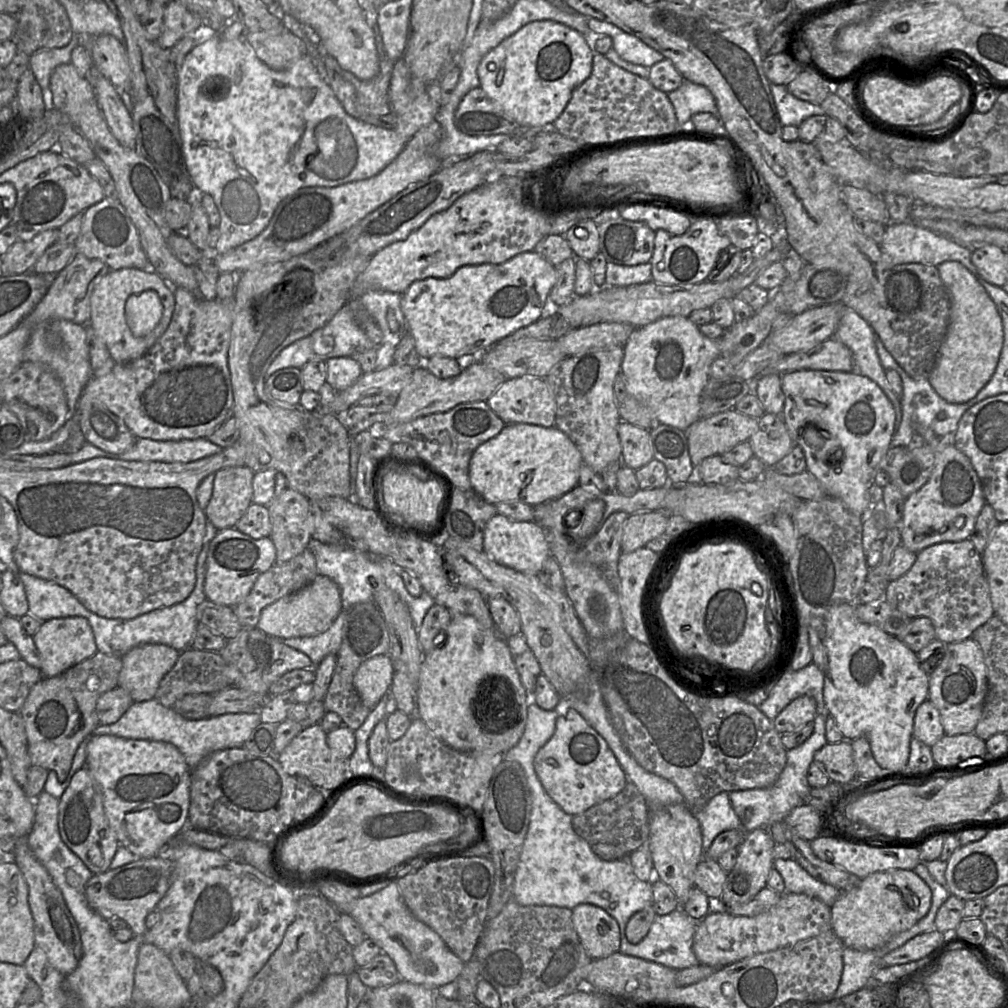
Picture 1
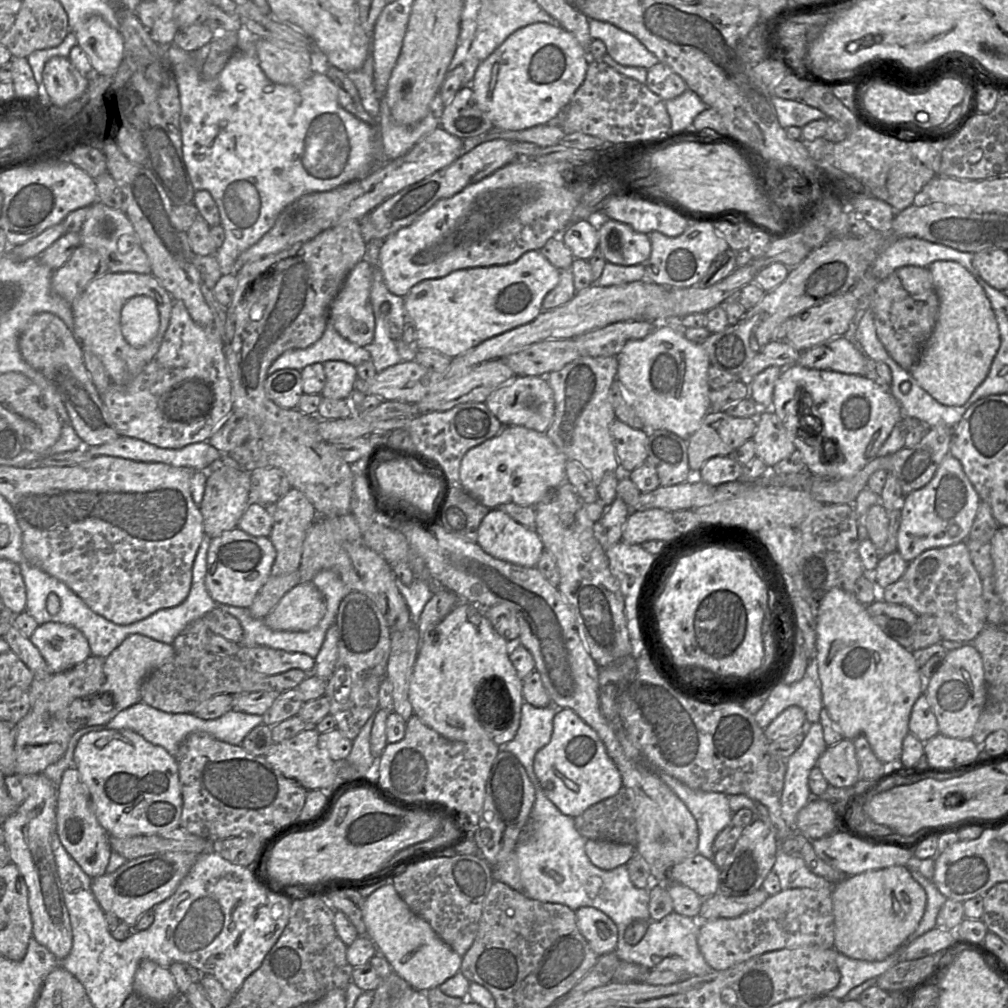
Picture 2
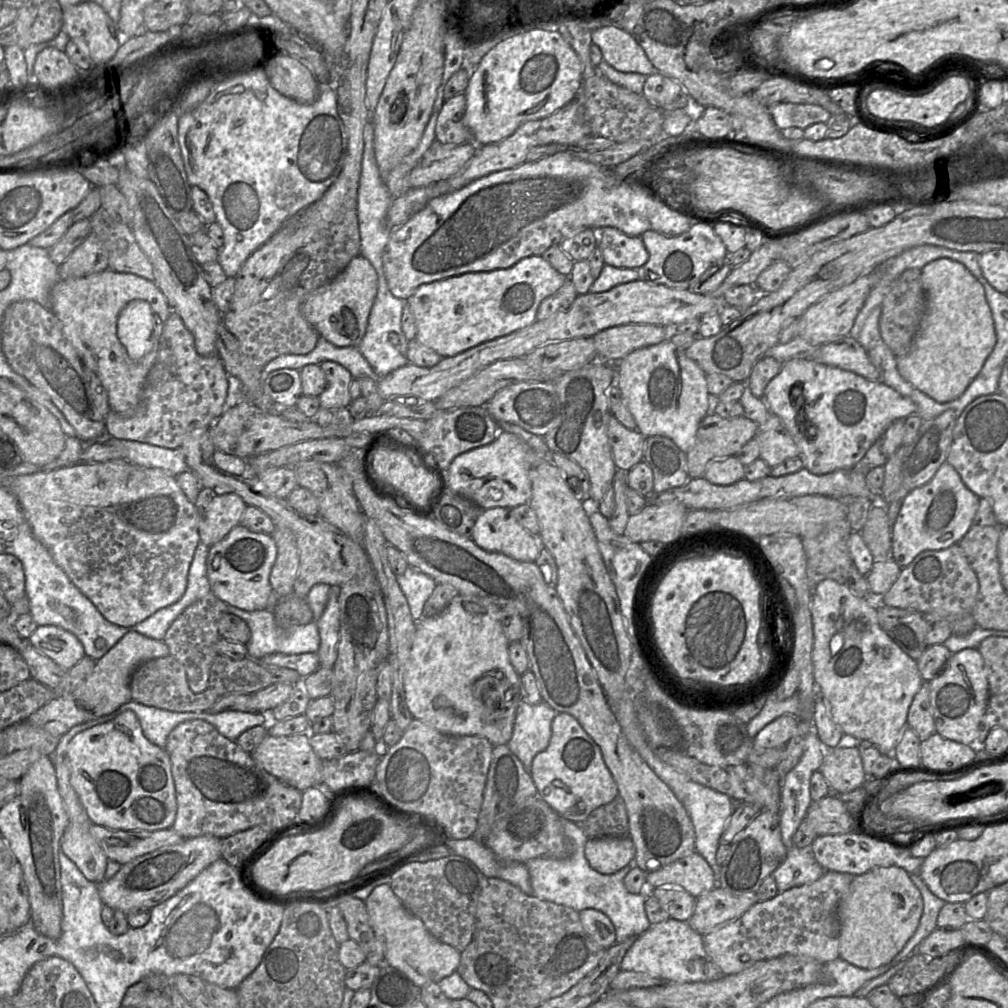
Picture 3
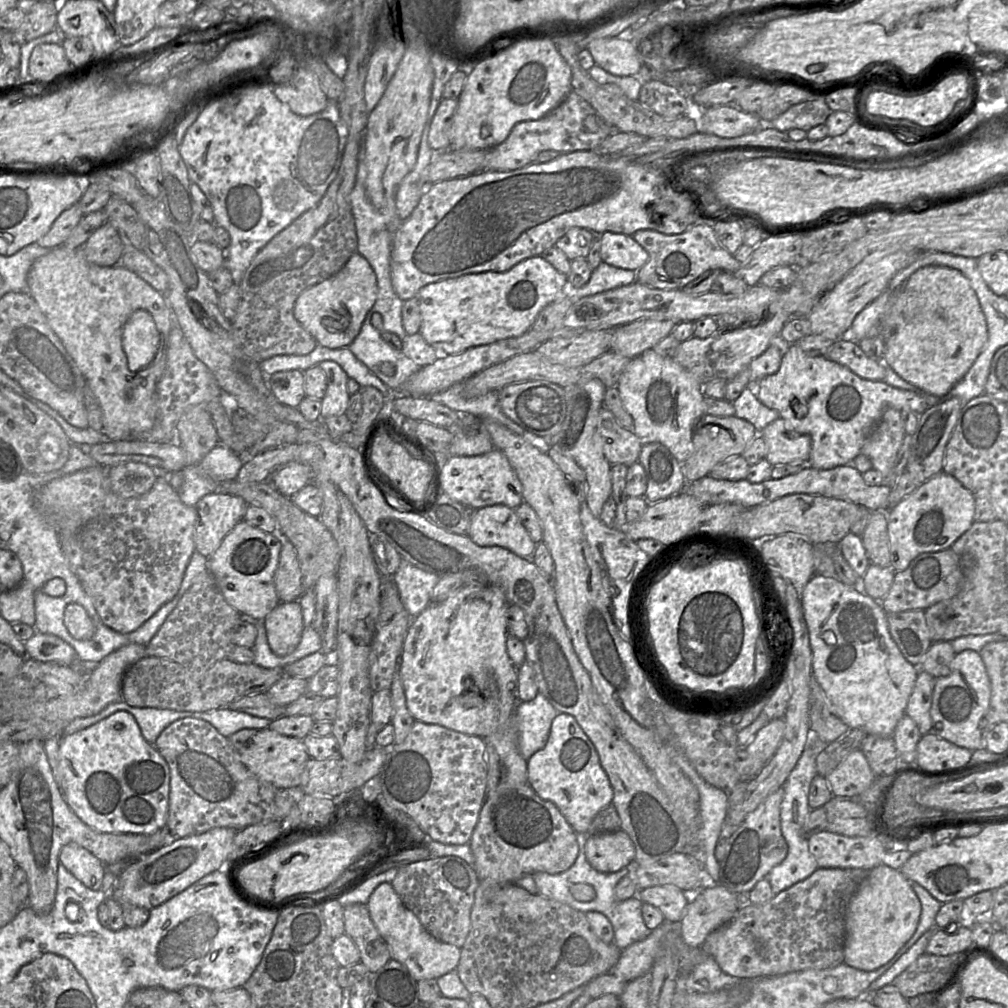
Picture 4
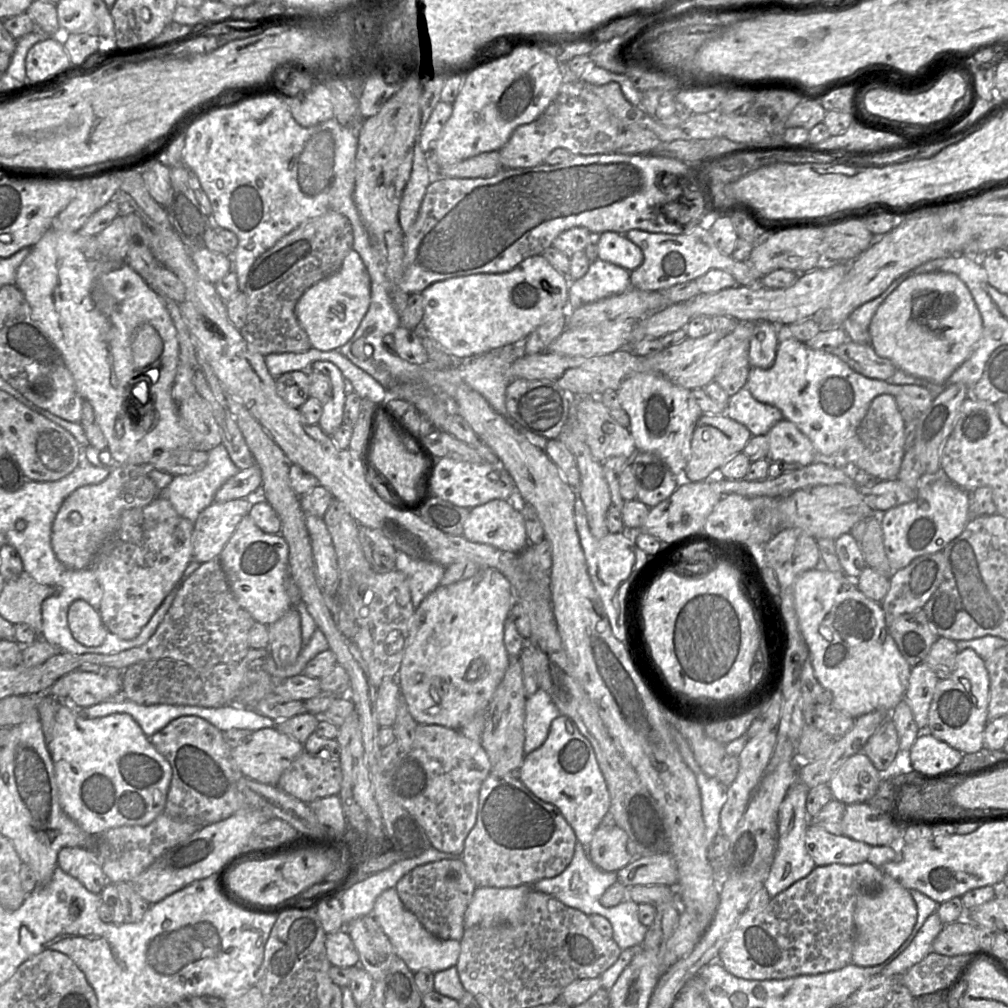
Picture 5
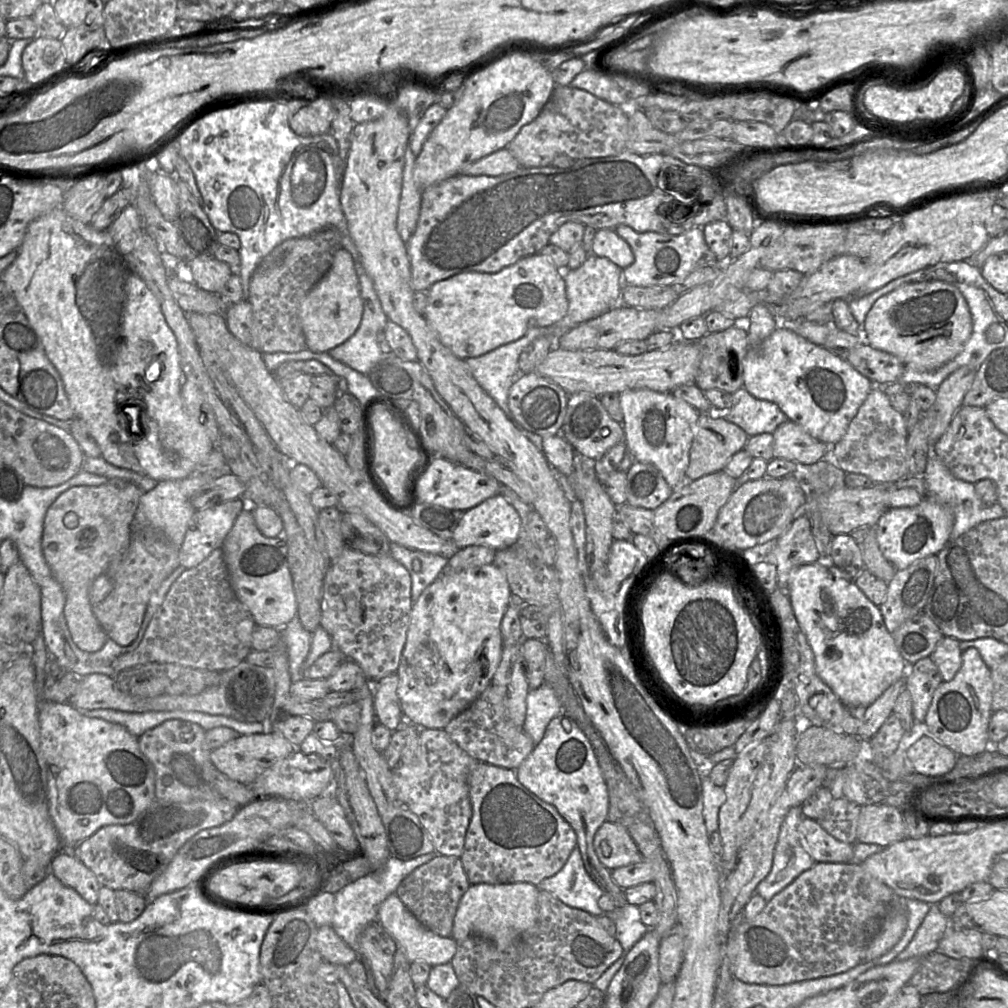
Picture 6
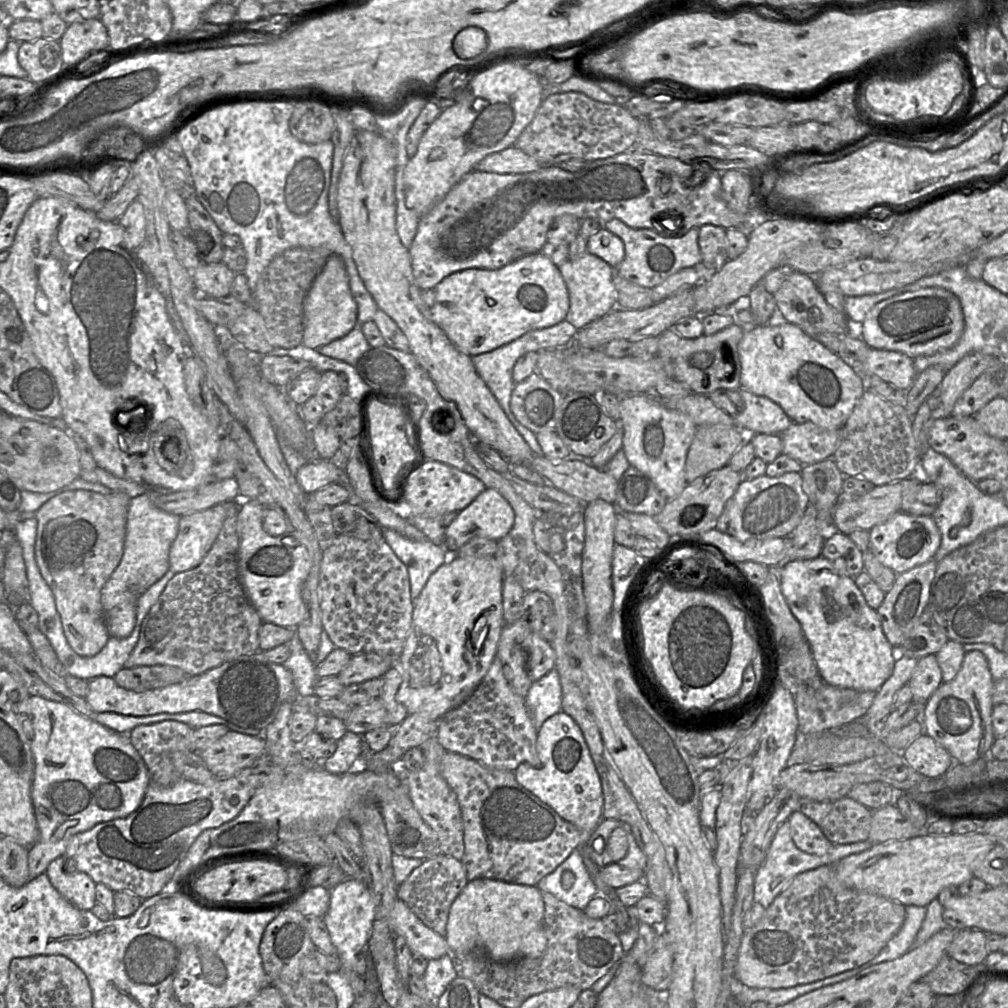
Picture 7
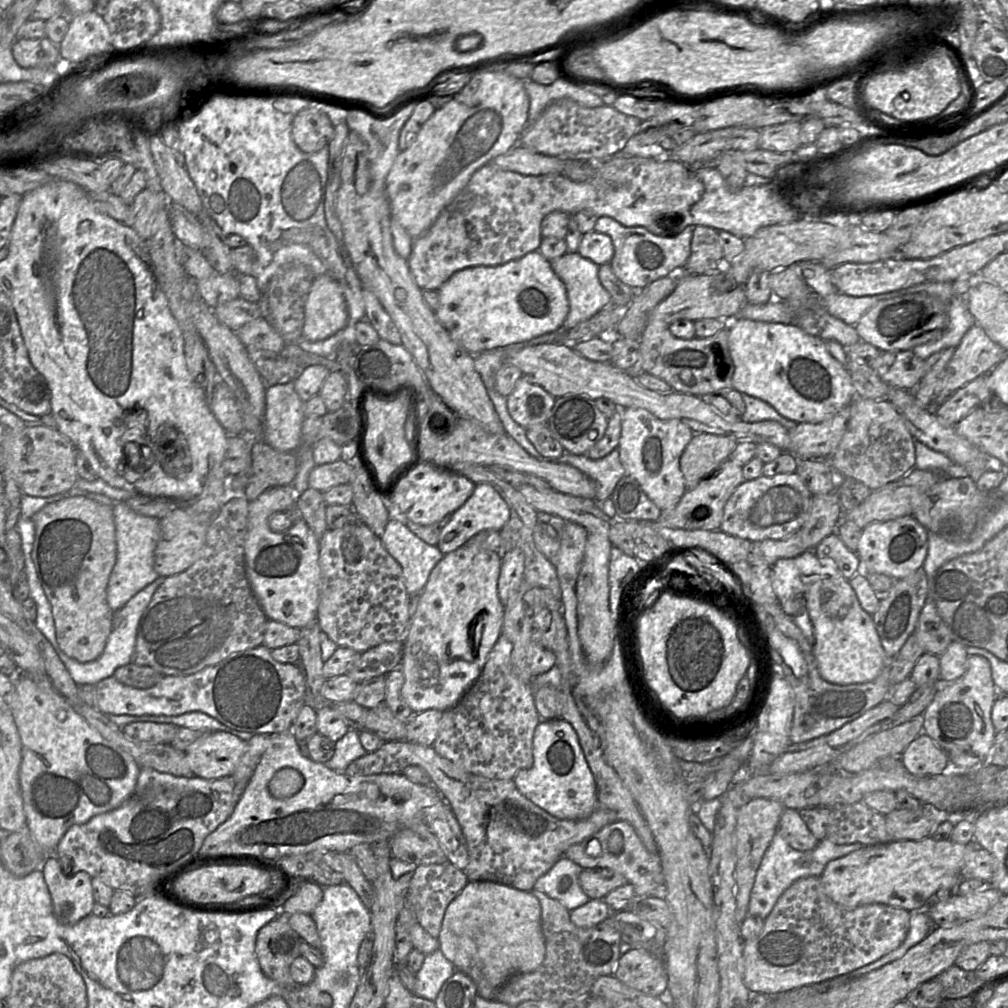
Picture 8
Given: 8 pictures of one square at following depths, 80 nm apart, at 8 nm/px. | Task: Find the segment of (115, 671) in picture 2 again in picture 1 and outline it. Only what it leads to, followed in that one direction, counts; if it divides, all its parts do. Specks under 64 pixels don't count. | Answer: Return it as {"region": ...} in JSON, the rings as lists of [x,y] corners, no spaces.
{"region":[[[142,644],[121,656],[122,668],[118,677],[118,687],[125,689],[133,702],[153,699],[163,677],[173,668],[180,652],[164,644]]]}

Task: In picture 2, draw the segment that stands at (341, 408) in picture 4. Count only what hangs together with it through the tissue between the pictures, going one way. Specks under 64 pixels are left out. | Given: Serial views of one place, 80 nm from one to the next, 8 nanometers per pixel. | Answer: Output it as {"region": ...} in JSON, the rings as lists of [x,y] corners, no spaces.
{"region":[[[329,360],[323,363],[326,384],[321,392],[322,397],[350,400],[355,391],[357,368],[347,362]]]}

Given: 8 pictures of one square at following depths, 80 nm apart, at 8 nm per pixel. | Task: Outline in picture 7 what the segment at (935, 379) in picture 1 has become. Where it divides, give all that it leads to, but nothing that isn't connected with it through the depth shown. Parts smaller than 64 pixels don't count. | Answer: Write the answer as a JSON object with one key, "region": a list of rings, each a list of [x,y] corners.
{"region":[[[928,287],[877,303],[861,323],[861,338],[872,349],[896,351],[915,359],[952,348],[964,331],[961,303],[952,292]]]}

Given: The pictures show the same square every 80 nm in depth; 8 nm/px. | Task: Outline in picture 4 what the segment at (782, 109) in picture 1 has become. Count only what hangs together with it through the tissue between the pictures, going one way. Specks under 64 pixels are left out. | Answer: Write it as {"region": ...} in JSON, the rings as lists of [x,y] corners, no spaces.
{"region":[[[818,97],[814,100],[805,101],[798,103],[794,106],[791,106],[786,112],[781,114],[775,120],[773,120],[770,124],[772,127],[776,128],[779,131],[788,132],[791,129],[801,129],[804,131],[809,131],[813,127],[825,124],[827,118],[832,113],[832,110],[828,107],[825,102],[825,97]]]}

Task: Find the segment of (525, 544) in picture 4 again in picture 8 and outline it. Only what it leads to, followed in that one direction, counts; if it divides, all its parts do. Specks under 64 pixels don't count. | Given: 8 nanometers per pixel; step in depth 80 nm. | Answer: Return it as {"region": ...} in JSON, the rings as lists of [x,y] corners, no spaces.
{"region":[[[476,484],[472,495],[451,515],[450,521],[441,531],[437,547],[444,555],[449,554],[482,531],[500,531],[509,518],[509,507],[499,493],[488,484]]]}

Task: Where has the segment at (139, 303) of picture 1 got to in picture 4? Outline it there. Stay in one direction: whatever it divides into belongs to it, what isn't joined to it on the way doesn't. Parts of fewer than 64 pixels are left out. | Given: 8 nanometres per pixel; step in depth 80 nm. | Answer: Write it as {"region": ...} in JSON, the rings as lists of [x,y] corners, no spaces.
{"region":[[[136,310],[124,325],[122,346],[130,371],[138,373],[155,358],[160,344],[159,332],[151,314]]]}

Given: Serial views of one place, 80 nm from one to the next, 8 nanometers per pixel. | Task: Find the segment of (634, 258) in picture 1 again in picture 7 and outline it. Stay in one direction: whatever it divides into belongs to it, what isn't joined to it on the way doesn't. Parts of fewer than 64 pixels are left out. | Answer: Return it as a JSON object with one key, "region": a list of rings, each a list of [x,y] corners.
{"region":[[[601,228],[586,240],[587,253],[597,256],[615,268],[625,257],[623,241],[612,232]]]}

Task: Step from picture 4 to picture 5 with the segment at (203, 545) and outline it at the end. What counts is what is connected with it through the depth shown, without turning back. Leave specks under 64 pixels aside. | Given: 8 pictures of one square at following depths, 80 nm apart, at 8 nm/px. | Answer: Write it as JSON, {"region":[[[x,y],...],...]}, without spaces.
{"region":[[[238,498],[224,502],[213,501],[194,522],[193,557],[205,563],[219,555],[241,519],[249,513],[252,500]]]}

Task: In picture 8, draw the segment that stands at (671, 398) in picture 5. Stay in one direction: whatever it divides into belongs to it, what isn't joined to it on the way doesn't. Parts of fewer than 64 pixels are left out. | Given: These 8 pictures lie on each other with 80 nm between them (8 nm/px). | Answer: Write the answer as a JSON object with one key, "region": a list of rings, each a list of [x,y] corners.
{"region":[[[622,408],[617,449],[625,475],[634,478],[661,510],[670,511],[685,493],[679,459],[694,432],[678,420],[661,420],[643,408]]]}

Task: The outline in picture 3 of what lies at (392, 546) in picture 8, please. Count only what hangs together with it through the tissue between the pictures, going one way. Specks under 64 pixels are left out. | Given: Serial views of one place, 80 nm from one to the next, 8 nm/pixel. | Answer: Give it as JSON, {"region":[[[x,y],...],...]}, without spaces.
{"region":[[[408,566],[403,574],[396,577],[396,580],[407,599],[413,619],[418,622],[423,617],[424,606],[437,583],[412,566]]]}

